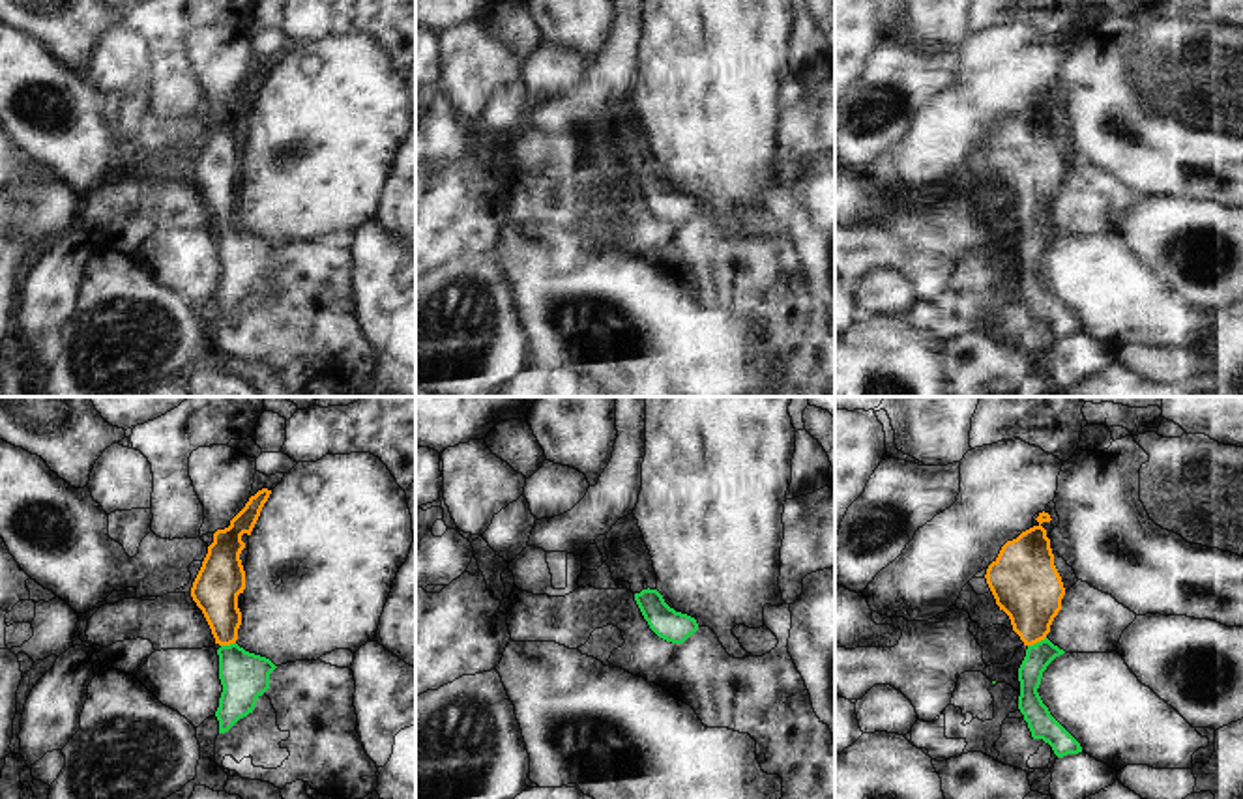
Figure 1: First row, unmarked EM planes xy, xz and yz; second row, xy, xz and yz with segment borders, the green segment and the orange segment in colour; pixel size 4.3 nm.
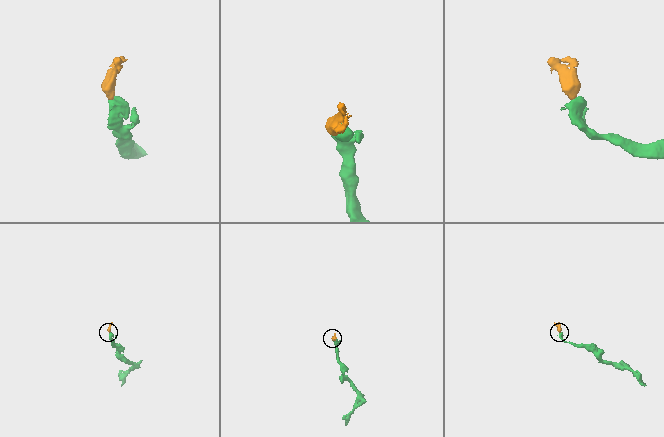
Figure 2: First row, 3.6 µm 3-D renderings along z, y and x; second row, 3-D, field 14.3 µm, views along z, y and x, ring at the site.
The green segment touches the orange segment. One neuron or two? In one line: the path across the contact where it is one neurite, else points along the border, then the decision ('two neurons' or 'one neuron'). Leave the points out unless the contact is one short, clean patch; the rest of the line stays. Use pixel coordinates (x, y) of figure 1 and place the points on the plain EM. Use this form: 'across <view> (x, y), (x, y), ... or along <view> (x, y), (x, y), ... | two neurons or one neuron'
across yz (1039, 236), (1038, 223), (1026, 167) | one neuron

